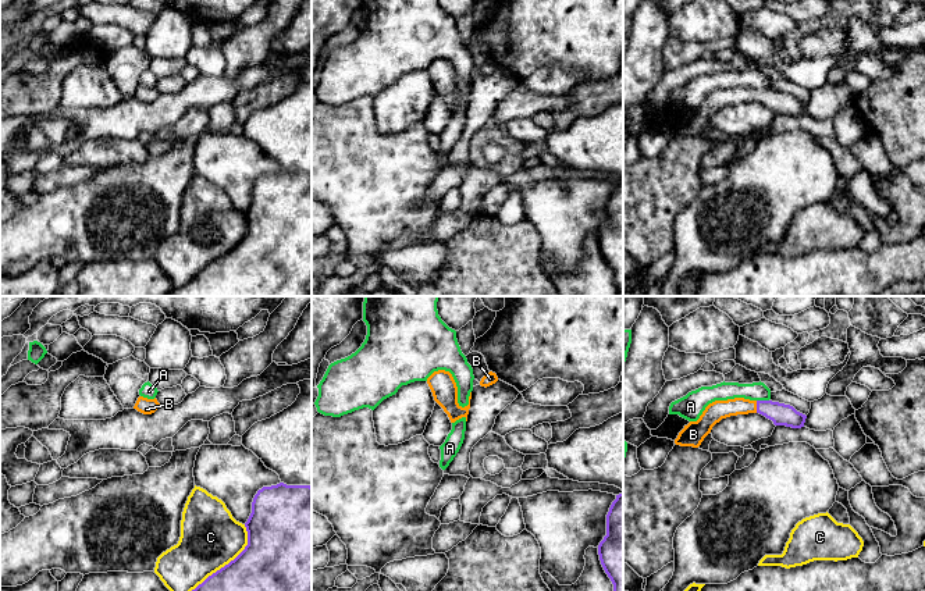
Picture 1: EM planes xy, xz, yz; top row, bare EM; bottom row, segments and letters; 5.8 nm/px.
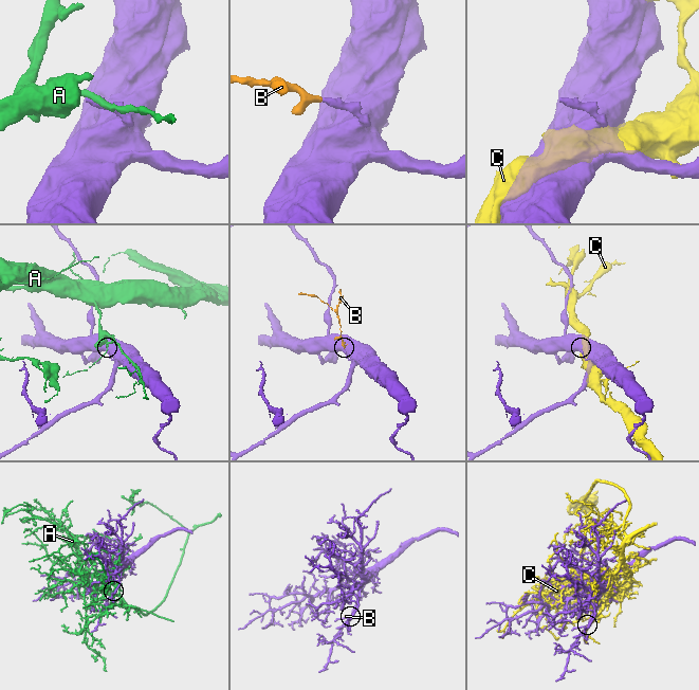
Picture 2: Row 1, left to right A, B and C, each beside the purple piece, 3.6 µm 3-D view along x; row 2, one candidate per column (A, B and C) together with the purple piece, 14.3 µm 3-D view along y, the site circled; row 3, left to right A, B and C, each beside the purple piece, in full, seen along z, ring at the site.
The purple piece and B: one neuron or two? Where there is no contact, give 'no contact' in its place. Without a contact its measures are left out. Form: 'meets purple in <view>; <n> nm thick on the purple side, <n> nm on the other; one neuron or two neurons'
meets purple in yz; 130 nm thick on the purple side, 120 nm on the other; one neuron

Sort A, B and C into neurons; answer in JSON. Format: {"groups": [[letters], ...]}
{"groups": [["A"], ["B"], ["C"]]}

